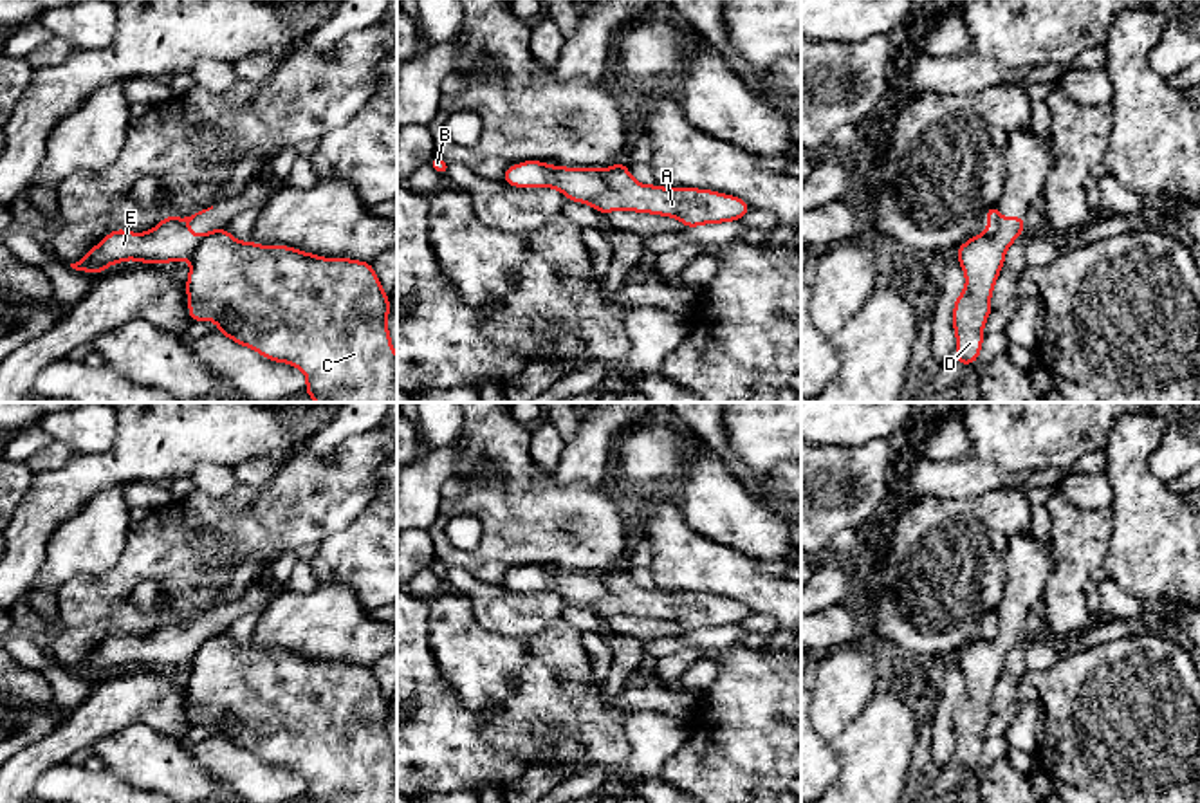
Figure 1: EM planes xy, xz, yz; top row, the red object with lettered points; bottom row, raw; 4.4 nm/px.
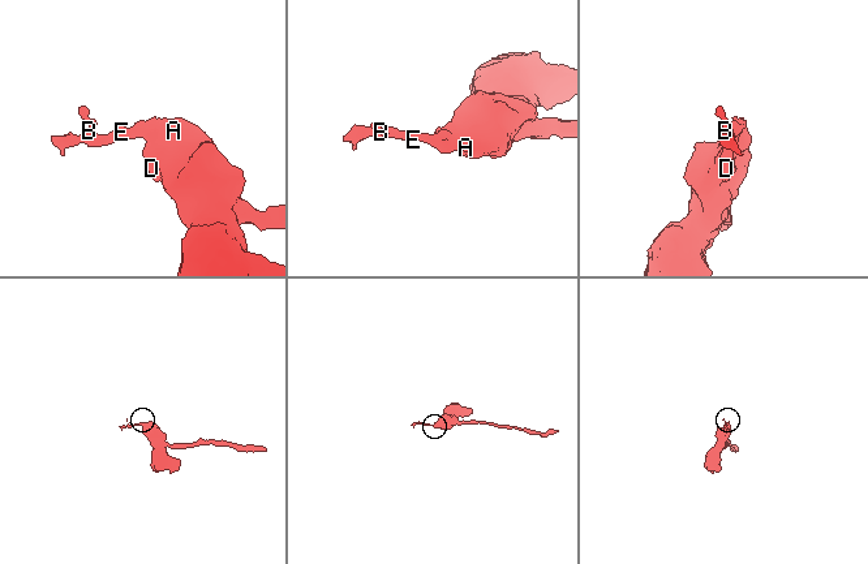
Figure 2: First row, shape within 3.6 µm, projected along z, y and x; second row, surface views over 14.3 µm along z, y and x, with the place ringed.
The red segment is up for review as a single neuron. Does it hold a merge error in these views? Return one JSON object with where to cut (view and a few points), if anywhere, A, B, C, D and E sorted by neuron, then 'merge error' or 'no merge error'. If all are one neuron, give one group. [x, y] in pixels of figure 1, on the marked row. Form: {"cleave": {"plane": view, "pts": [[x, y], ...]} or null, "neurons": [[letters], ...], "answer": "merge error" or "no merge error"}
{"cleave": {"plane": "xz", "pts": [[601, 170], [605, 188], [589, 203]]}, "neurons": [["A", "C", "D"], ["B", "E"]], "answer": "merge error"}

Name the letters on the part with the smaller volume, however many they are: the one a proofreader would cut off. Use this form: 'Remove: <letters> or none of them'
Remove: B, E

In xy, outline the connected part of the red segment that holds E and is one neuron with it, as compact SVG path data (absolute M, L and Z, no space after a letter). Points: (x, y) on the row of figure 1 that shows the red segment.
M202 209L191 217L164 217L152 231L146 233L132 233L125 229L115 229L108 233L96 247L92 247L79 262L70 263L72 269L101 274L108 265L126 262L126 260L137 260L143 263L157 263L162 265L166 262L182 262L191 258L193 251L197 249L198 242L208 235L195 235L188 229L188 224L206 211L213 209Z

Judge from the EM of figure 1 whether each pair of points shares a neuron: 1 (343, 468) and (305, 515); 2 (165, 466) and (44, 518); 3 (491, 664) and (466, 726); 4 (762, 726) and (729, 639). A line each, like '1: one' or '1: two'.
1: one
2: one
3: two
4: two

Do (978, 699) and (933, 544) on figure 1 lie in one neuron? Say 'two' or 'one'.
two

